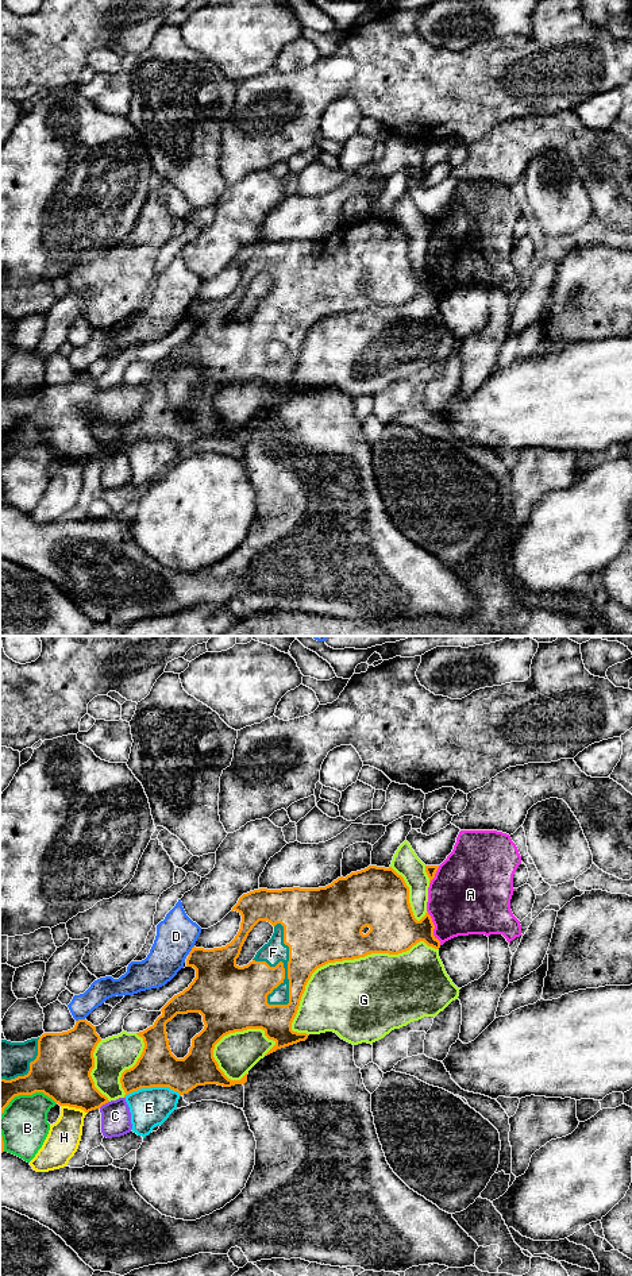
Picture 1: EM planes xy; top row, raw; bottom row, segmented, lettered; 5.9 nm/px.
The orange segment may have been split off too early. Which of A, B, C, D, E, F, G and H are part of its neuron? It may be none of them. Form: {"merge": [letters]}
{"merge": ["F"]}

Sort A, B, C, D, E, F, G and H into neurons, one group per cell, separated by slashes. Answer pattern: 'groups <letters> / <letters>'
groups A / B / C / D / E / F / G / H

